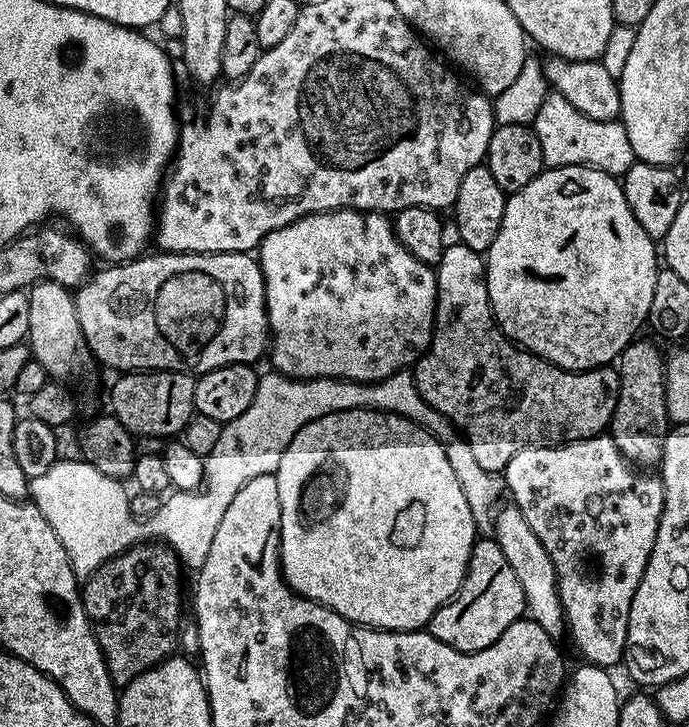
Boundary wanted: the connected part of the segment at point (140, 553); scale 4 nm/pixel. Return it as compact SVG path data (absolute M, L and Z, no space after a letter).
M141 542L110 558L83 581L84 609L117 689L123 690L134 678L177 651L180 611L186 608L180 572L180 558L169 545Z

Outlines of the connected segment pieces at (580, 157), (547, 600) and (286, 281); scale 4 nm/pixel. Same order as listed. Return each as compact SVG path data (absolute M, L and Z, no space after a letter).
M549 91L547 95L545 100L543 97L539 101L536 119L530 125L542 146L542 158L547 167L584 164L588 168L597 168L611 176L623 178L633 164L637 163L630 138L620 120L598 122L594 118L586 118L586 114L574 110L574 106L570 106L570 102L562 94Z
M511 502L501 503L495 509L490 532L496 545L502 550L502 554L506 554L506 562L514 566L514 575L518 577L518 582L522 585L527 615L534 622L538 622L538 626L542 626L546 634L550 634L553 638L560 638L560 635L563 637L566 632L566 621L564 607L560 601L554 562L550 562L550 554L546 554L546 546L538 542L538 534L530 530L530 522L522 518L522 510L518 510L518 506Z
M339 208L336 212L319 212L303 216L290 226L282 226L261 242L258 259L264 289L266 290L266 314L270 333L270 357L279 375L294 380L353 380L359 384L373 384L375 380L390 378L390 374L415 365L432 341L432 327L436 324L436 274L431 264L423 264L396 236L393 221L382 212L358 212L355 208Z

